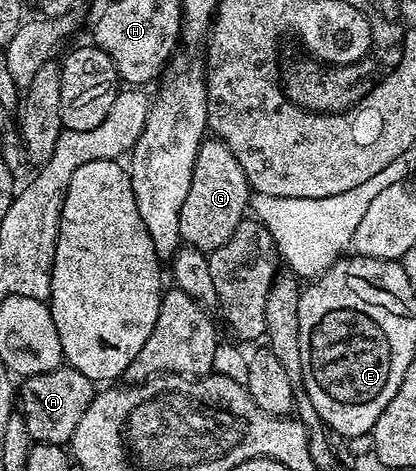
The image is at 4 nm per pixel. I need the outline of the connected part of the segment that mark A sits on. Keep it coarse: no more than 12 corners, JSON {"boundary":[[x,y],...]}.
{"boundary":[[69,367],[27,377],[20,416],[34,443],[65,446],[95,382]]}

